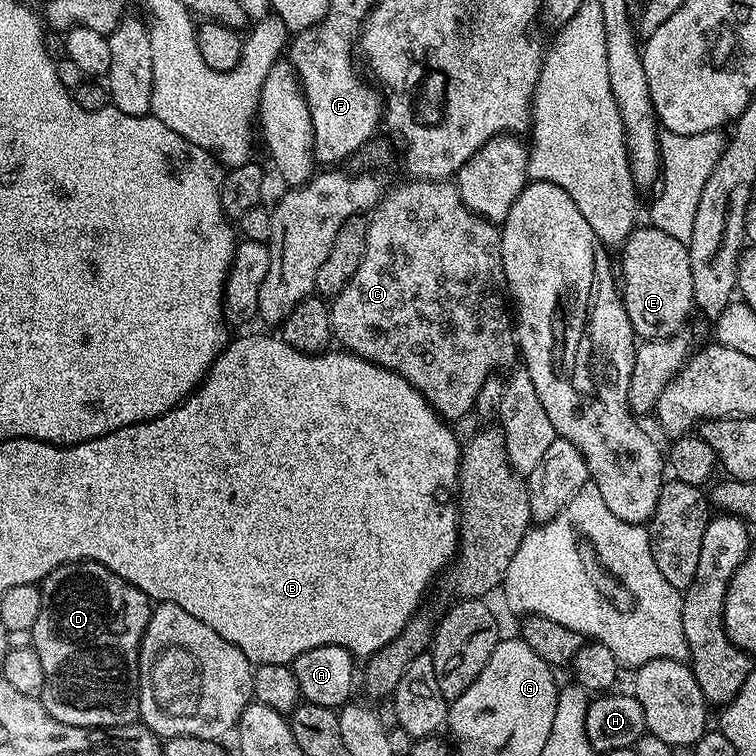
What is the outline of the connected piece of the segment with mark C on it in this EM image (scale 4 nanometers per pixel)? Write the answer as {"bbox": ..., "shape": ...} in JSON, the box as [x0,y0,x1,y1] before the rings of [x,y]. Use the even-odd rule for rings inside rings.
{"bbox":[330,178,518,422],"shape":[[[408,178],[405,181],[405,184],[400,184],[397,188],[389,187],[371,213],[366,234],[366,254],[362,258],[362,266],[358,266],[354,278],[350,278],[347,286],[334,297],[330,304],[332,334],[335,343],[341,349],[353,352],[363,360],[374,362],[378,366],[406,378],[406,382],[410,382],[410,386],[414,386],[428,399],[428,405],[441,418],[453,422],[475,409],[478,390],[482,390],[482,384],[486,382],[486,378],[504,370],[500,368],[509,367],[508,369],[511,369],[518,360],[516,333],[513,321],[510,319],[508,283],[502,266],[500,228],[493,221],[483,220],[477,212],[467,208],[462,202],[460,191],[456,189],[455,183],[448,180],[417,180],[415,178]]]}

